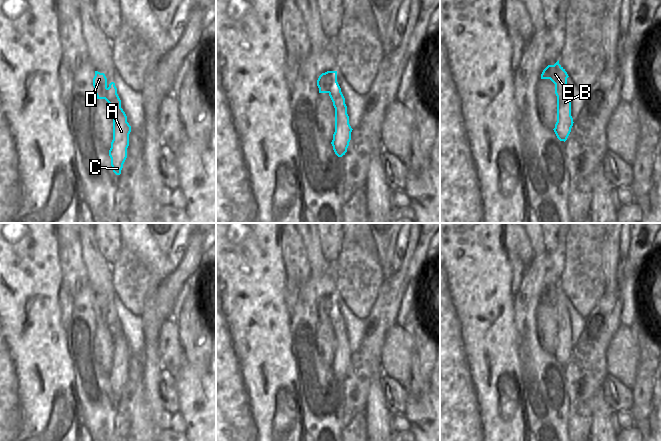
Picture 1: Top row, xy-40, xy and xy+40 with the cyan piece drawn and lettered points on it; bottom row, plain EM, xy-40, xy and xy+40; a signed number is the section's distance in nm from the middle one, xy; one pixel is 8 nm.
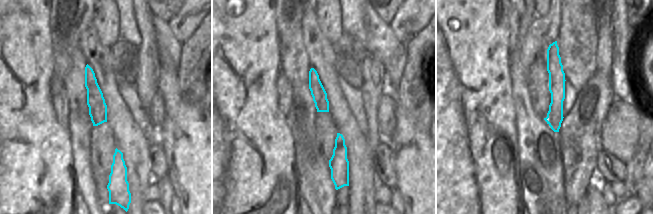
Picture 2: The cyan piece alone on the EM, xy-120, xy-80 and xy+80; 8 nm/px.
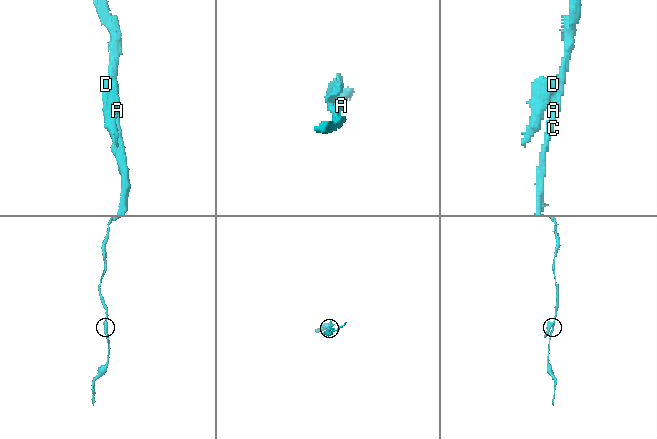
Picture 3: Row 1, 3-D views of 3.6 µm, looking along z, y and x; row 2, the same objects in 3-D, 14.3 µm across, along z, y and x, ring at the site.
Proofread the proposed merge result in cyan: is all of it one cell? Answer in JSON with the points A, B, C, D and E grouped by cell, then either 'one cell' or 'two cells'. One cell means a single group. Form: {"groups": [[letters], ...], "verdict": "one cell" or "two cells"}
{"groups": [["A", "B", "C", "E"], ["D"]], "verdict": "two cells"}

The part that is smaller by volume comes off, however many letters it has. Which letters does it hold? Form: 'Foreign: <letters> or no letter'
Foreign: D

